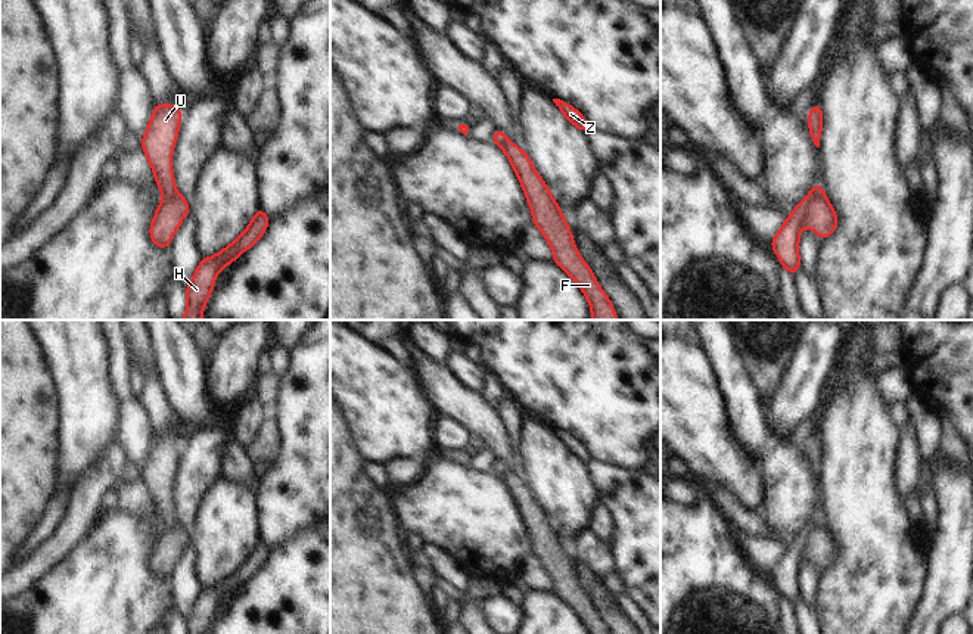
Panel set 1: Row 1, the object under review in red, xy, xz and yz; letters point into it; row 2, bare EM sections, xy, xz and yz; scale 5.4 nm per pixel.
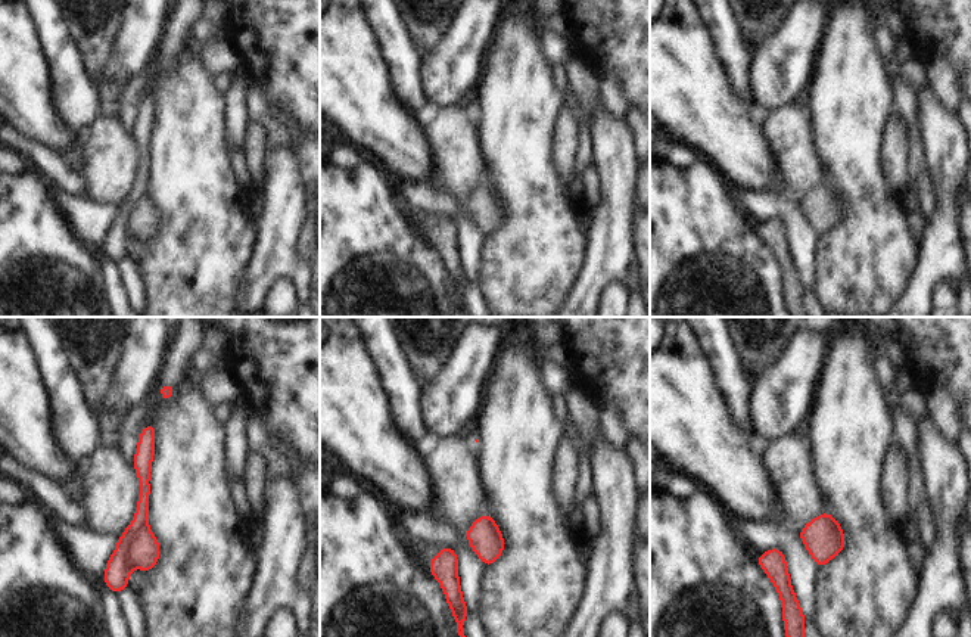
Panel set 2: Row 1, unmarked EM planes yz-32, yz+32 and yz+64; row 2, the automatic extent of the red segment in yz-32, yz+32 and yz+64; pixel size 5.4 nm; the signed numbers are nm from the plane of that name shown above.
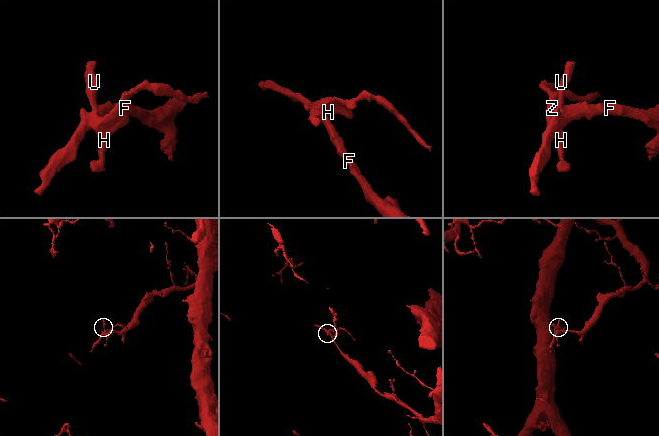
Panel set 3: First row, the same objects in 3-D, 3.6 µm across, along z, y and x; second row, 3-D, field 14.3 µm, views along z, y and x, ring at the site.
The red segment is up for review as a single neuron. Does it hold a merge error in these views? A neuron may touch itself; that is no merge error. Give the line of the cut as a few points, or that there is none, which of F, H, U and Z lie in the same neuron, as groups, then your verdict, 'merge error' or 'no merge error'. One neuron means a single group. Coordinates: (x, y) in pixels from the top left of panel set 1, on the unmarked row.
yz (818, 516), (811, 525), (802, 552) | F / H U Z | merge error

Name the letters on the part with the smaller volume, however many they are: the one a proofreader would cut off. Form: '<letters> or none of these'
H, U, Z

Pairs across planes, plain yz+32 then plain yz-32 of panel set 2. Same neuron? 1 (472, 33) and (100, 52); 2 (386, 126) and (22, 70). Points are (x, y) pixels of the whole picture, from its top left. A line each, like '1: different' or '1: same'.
1: different
2: same

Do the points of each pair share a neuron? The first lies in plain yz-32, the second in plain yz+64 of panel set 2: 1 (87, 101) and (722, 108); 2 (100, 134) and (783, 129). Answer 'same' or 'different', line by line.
1: different
2: same

